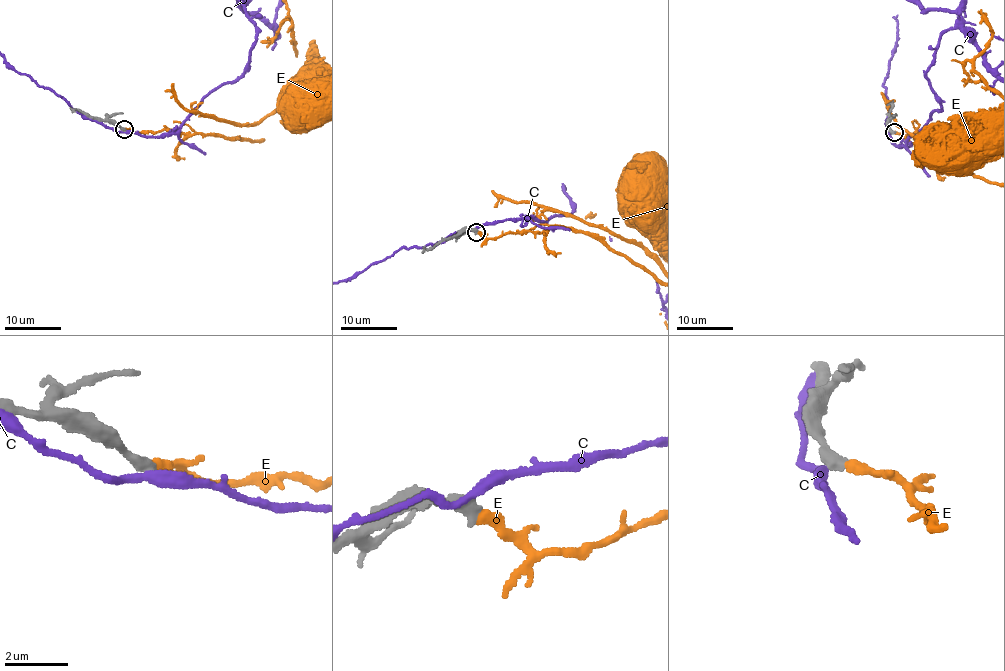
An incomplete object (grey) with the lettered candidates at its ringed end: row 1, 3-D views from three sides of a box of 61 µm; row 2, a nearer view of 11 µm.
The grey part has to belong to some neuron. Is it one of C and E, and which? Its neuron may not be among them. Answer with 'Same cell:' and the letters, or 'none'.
Same cell: E

